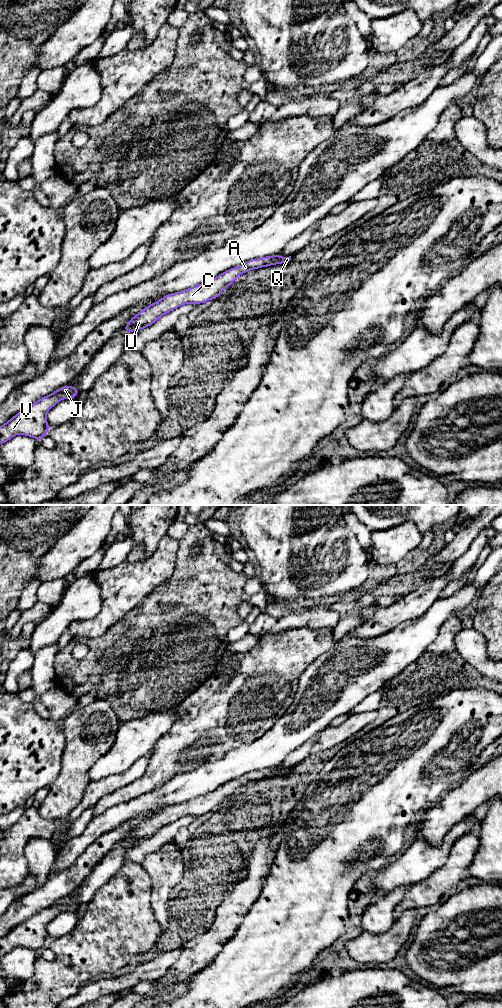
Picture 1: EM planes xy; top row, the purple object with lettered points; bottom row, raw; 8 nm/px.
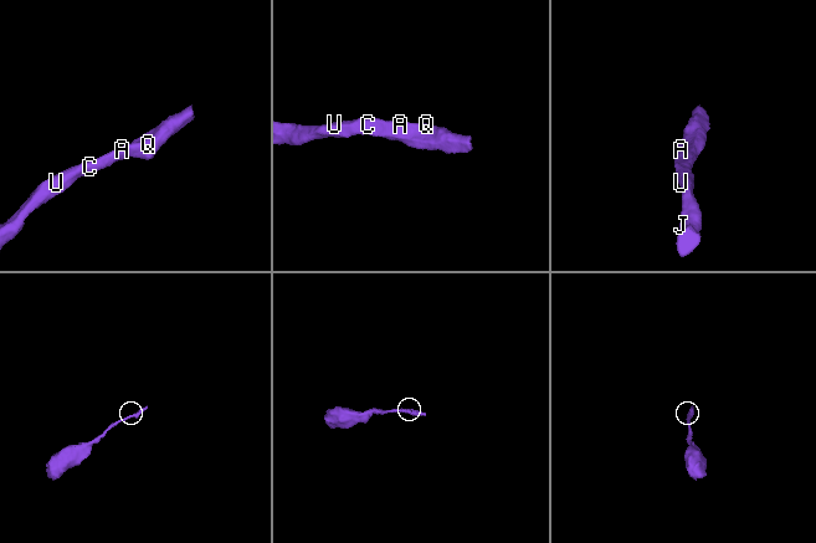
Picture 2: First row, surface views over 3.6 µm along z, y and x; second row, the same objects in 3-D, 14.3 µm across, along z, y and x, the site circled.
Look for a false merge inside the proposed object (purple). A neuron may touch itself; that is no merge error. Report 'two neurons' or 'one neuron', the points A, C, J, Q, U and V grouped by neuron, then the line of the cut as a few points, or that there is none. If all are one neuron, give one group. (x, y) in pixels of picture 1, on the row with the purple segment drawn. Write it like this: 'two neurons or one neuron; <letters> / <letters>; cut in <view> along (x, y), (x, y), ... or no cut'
one neuron; A C J Q U V; no cut

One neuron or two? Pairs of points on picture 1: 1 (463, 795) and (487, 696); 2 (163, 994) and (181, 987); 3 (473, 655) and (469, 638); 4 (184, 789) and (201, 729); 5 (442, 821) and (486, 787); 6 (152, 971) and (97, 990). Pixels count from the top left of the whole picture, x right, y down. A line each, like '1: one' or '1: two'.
1: two
2: one
3: one
4: two
5: one
6: one

